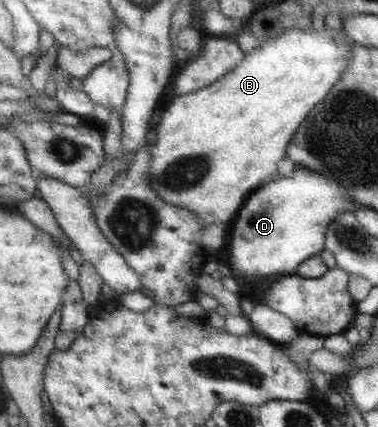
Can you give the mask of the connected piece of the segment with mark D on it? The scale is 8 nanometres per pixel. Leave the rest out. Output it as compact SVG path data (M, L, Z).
M293 164L291 174L283 174L278 179L257 188L239 209L234 219L239 220L239 224L235 226L231 236L233 266L249 278L295 274L302 262L321 253L325 246L328 228L340 214L348 212L353 204L359 202L337 179L319 174L306 166Z

